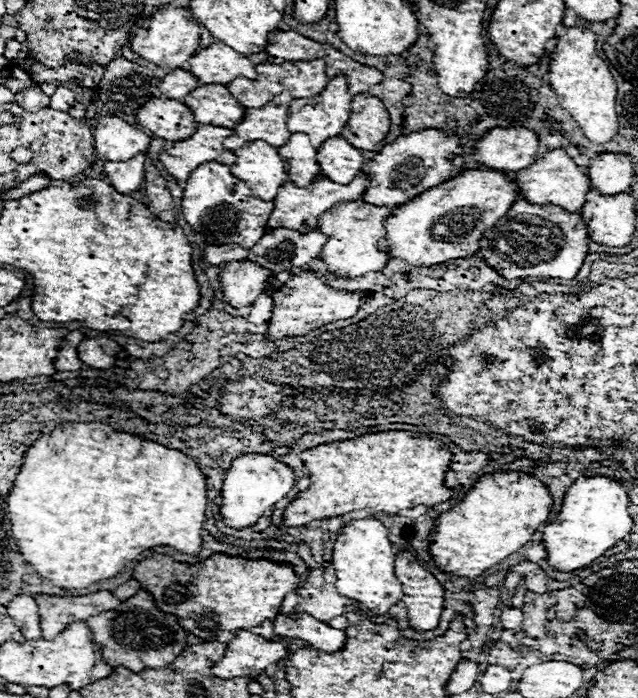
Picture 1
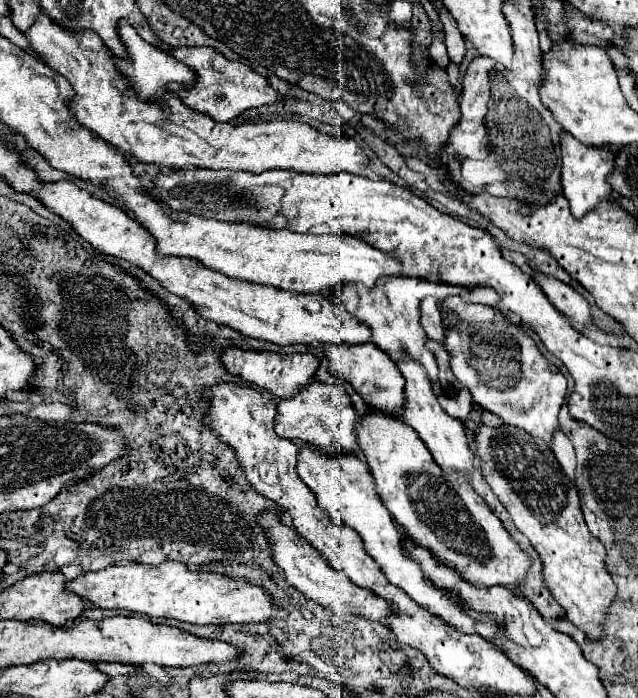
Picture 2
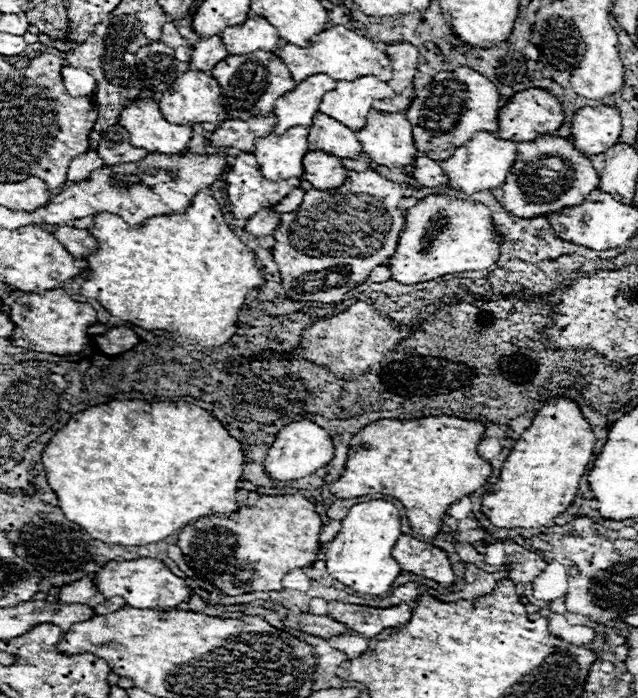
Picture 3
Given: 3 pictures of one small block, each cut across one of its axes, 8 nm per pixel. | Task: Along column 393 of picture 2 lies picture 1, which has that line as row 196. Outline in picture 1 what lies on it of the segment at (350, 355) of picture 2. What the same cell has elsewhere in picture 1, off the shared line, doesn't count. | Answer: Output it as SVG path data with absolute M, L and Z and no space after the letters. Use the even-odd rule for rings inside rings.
M424 130L412 136L400 136L392 144L386 144L372 160L362 164L362 172L370 178L362 200L374 206L396 208L414 196L438 186L456 174L460 174L464 158L460 156L458 136L448 136L444 132Z

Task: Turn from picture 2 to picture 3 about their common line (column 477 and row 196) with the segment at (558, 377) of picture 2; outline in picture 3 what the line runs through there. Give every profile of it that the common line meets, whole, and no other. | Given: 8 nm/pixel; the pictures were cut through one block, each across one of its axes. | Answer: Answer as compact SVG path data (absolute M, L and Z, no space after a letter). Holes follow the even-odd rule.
M368 168L366 172L348 172L348 176L346 176L346 180L344 180L344 184L342 184L340 188L334 188L334 190L314 190L314 188L312 188L312 190L308 190L308 192L304 194L304 202L300 204L298 210L280 216L280 224L278 224L278 228L276 228L276 232L274 232L276 244L274 244L274 248L272 248L272 256L274 256L274 262L276 262L278 268L280 268L282 288L284 288L284 292L286 292L286 296L288 296L290 300L296 300L296 302L324 302L324 304L332 304L332 302L342 302L342 298L344 298L346 292L350 292L352 288L356 288L356 286L360 286L362 282L366 282L370 270L376 268L376 266L386 264L388 258L390 258L390 256L394 254L394 250L396 250L396 242L398 242L398 236L400 236L400 232L402 232L402 228L404 228L404 216L406 216L406 212L398 210L398 200L400 200L400 198L404 198L402 186L400 186L398 182L392 182L392 180L382 178L378 172L374 172L374 170L370 170L370 168Z

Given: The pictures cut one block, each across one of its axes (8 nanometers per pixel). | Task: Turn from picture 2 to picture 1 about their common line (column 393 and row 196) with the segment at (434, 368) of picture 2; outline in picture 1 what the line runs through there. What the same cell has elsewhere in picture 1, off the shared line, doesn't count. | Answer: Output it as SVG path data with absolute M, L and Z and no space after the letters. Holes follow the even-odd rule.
M362 172L350 184L336 184L324 176L318 176L308 188L296 188L292 182L288 182L284 184L284 188L280 188L280 196L276 196L274 200L274 210L268 218L268 228L288 228L294 232L304 232L304 226L308 226L312 230L318 226L320 214L330 210L336 202L358 200L366 186L368 186L368 178Z

